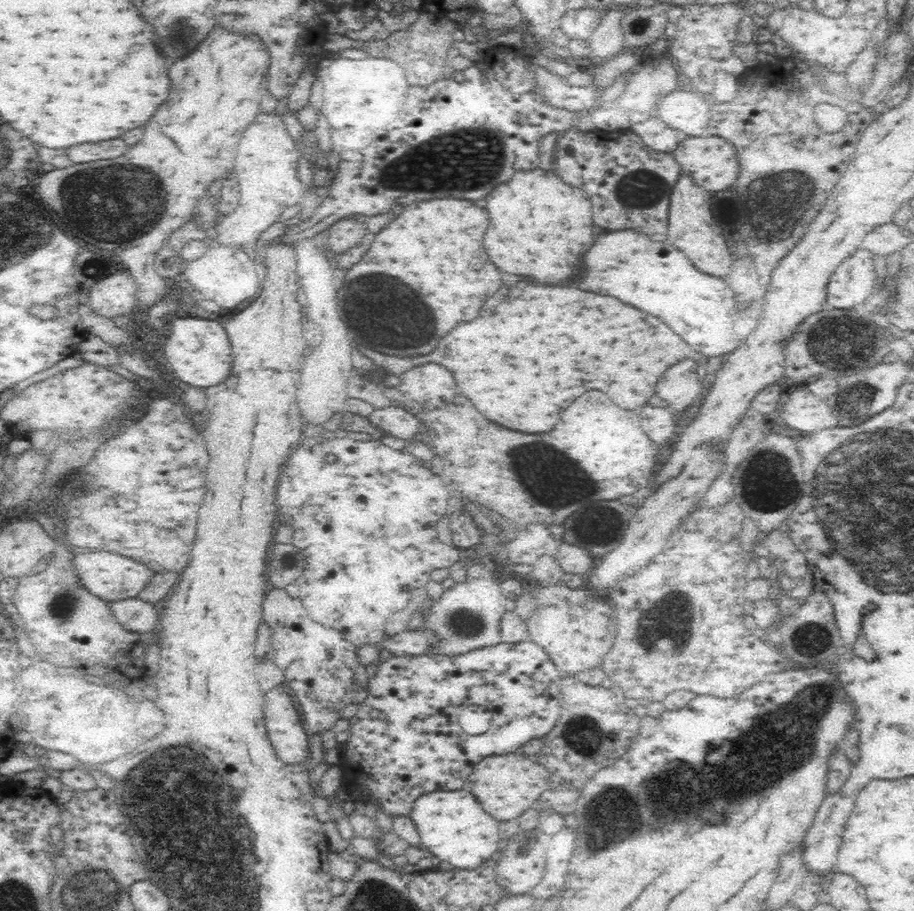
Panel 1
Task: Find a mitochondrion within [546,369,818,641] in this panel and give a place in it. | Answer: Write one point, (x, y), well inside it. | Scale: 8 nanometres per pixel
(769, 486)

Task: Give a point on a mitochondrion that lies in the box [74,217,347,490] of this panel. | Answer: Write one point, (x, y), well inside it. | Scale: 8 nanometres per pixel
(98, 265)

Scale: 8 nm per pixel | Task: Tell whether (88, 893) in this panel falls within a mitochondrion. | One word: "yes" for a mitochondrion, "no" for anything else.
yes

